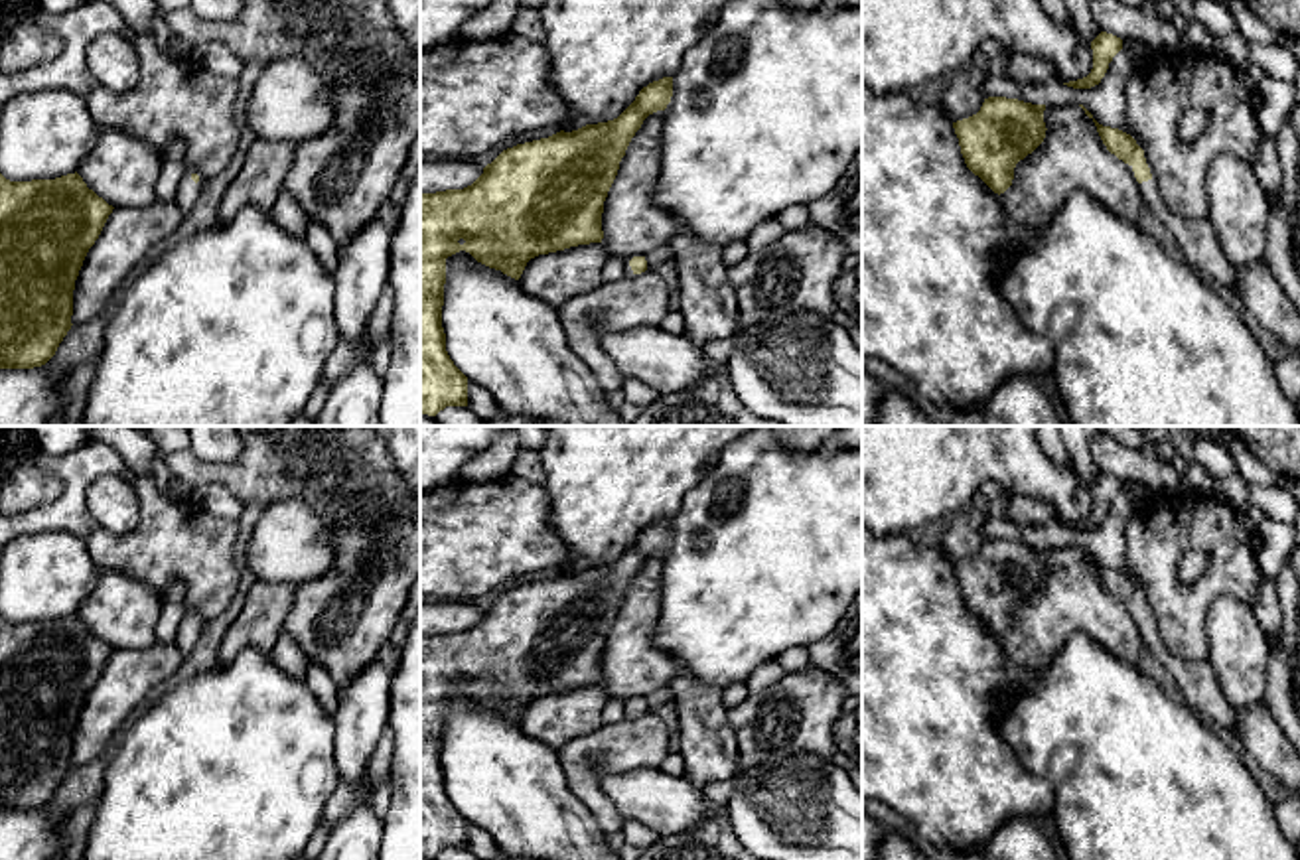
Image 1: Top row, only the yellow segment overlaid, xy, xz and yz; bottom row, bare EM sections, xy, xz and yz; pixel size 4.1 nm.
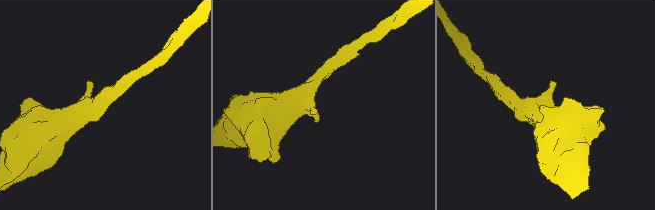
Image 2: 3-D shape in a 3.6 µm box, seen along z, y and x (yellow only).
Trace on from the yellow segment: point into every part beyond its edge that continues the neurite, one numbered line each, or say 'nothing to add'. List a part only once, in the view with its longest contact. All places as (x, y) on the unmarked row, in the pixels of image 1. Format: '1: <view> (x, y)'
1: yz (1198, 683)

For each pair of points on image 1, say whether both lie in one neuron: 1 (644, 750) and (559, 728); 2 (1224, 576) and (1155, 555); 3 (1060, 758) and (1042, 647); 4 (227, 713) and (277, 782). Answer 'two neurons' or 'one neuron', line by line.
1: two neurons
2: one neuron
3: two neurons
4: one neuron

